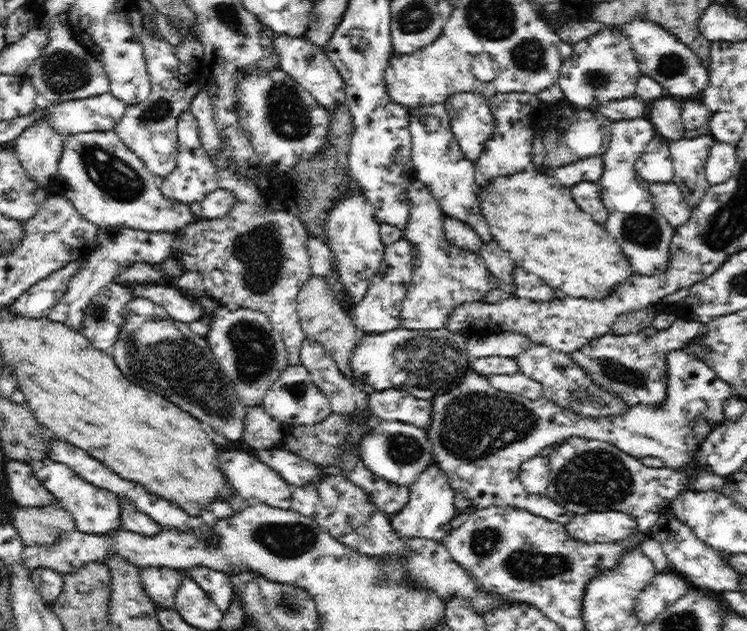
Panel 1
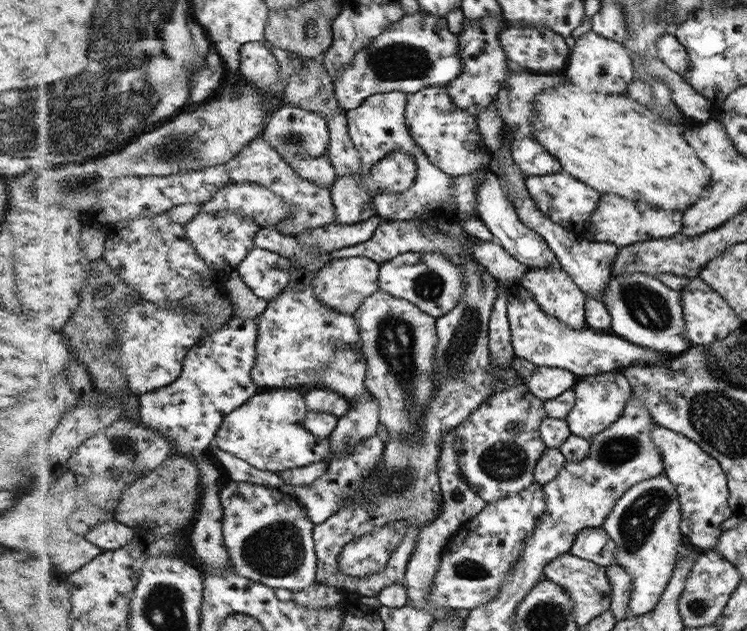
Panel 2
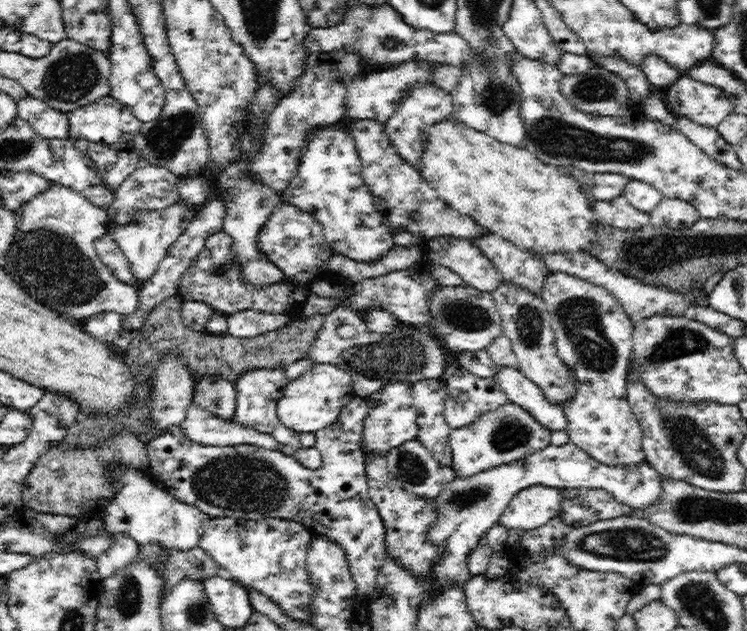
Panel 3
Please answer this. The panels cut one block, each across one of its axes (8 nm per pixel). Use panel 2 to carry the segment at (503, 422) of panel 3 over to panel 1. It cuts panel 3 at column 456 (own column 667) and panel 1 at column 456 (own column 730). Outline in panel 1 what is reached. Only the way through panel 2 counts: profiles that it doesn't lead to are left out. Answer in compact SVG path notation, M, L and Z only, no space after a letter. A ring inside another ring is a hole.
M434 461L408 487L409 499L403 510L388 516L390 525L394 526L394 533L398 533L398 537L428 539L442 544L442 540L452 532L450 521L460 514L456 507L457 493L453 492L452 481Z

